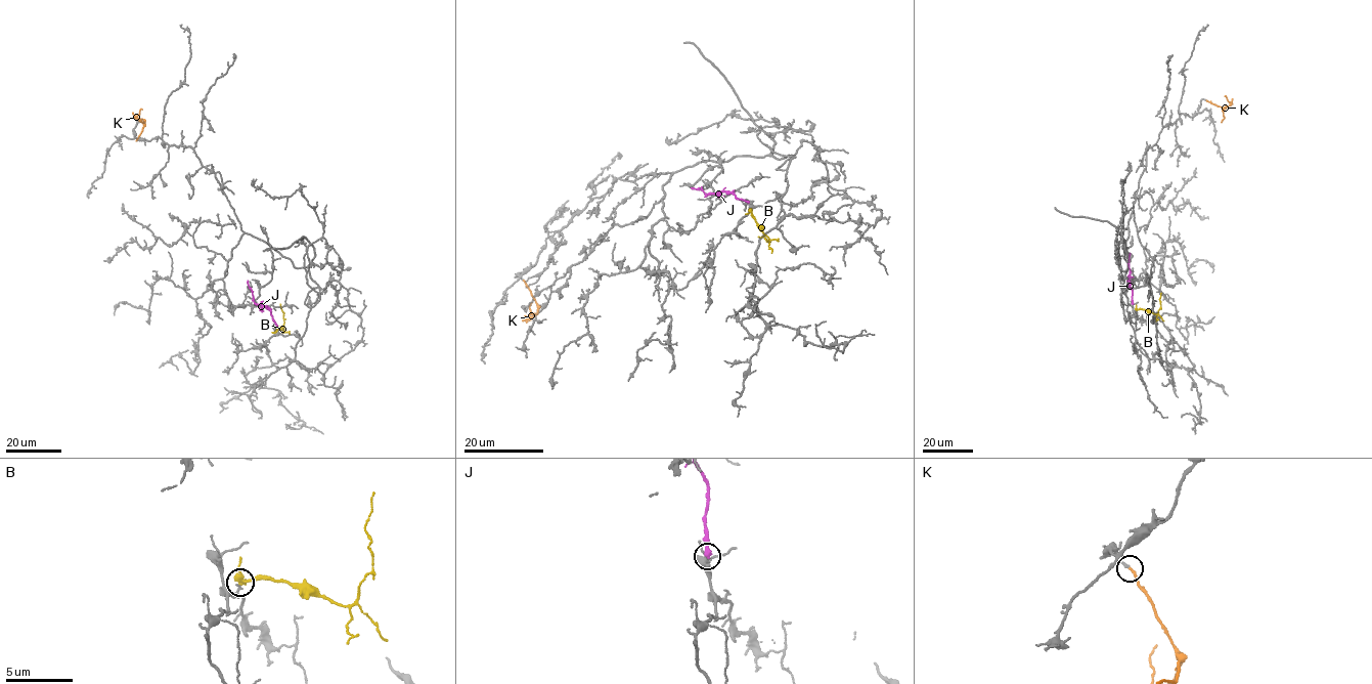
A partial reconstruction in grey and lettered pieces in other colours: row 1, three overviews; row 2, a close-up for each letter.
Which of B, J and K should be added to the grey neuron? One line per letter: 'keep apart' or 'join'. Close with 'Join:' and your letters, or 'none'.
B: keep apart
J: keep apart
K: join
Join: K

